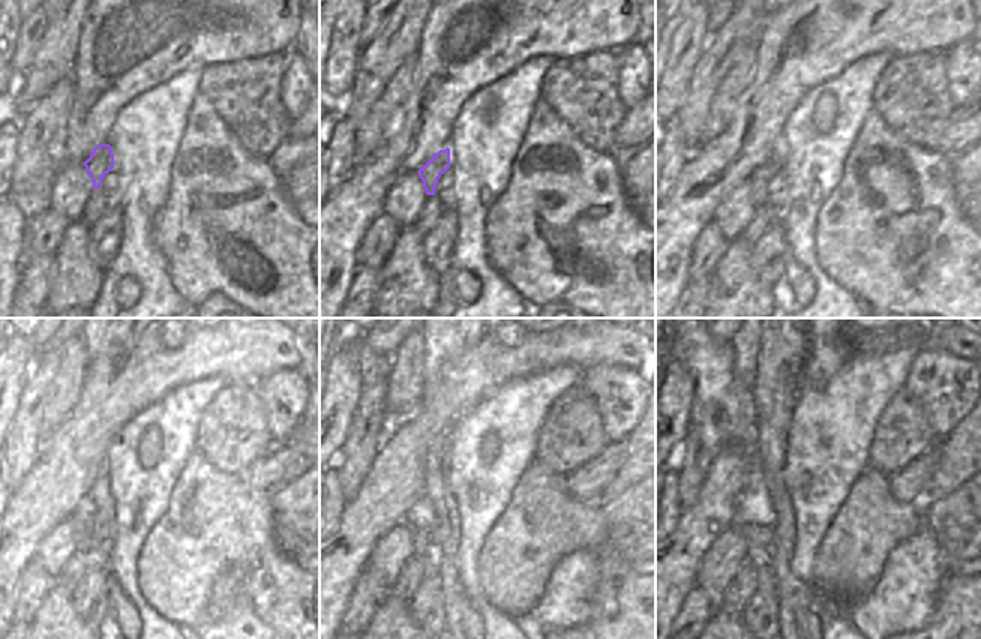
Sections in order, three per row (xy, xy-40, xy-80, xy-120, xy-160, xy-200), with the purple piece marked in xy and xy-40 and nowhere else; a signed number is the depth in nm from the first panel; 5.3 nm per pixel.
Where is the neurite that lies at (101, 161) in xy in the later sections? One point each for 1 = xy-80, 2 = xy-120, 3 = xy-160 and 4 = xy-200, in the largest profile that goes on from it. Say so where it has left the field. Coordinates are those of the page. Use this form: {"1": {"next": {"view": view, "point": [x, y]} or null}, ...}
{"1": {"next": {"view": "xy-80", "point": [759, 180]}}, "2": {"next": {"view": "xy-120", "point": [81, 519]}}, "3": {"next": {"view": "xy-160", "point": [431, 554]}}, "4": {"next": {"view": "xy-200", "point": [764, 561]}}}

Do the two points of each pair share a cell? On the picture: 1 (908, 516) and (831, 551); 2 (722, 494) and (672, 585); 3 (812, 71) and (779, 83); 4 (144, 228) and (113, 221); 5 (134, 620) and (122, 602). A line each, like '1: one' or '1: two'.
1: one
2: one
3: one
4: two
5: one

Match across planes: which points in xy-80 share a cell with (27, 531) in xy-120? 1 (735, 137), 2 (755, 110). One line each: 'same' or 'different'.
1: same
2: same

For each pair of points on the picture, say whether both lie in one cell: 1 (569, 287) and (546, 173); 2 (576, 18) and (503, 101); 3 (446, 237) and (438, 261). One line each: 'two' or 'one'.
1: one
2: two
3: one

